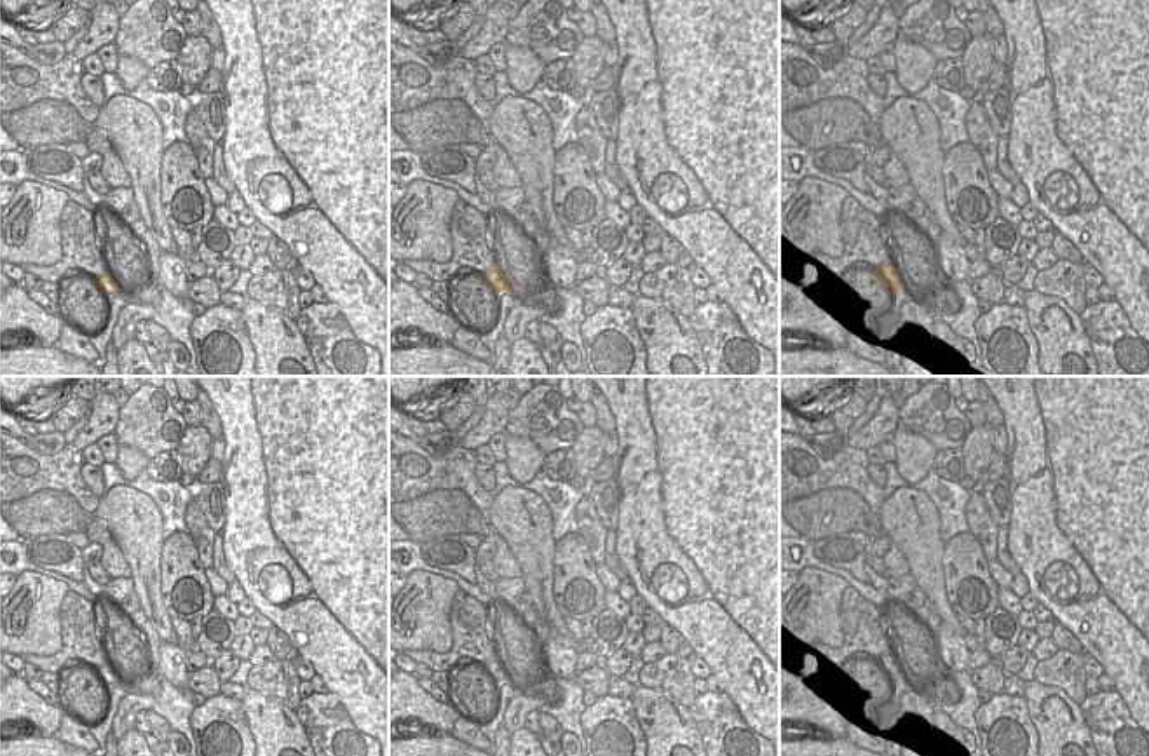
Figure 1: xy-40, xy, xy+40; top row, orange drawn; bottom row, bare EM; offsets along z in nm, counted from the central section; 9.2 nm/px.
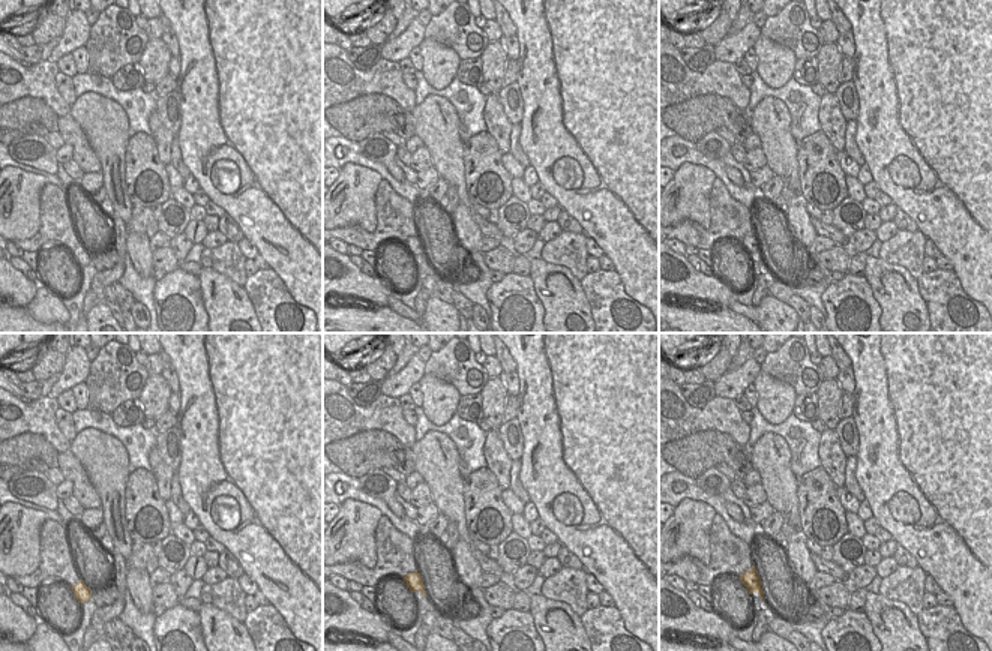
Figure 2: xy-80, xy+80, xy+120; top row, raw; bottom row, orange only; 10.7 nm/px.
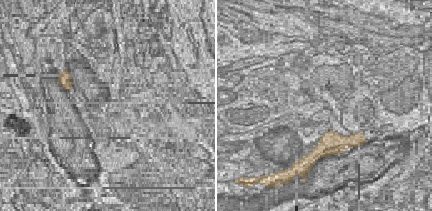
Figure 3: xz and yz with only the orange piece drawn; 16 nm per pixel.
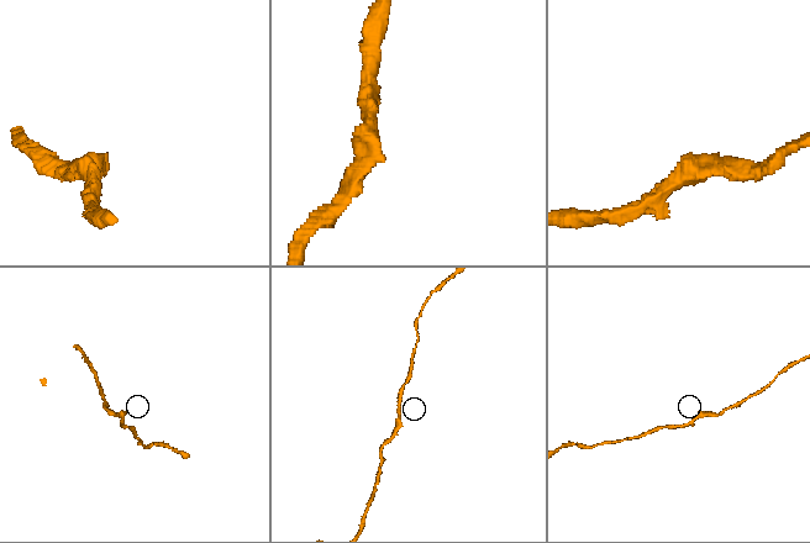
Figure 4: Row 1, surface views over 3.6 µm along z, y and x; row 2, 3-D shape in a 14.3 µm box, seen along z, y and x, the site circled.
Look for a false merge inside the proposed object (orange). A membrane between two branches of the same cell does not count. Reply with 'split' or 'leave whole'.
leave whole

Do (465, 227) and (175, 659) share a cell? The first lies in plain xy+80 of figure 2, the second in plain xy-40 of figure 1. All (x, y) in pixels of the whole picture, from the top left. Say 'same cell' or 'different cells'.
same cell

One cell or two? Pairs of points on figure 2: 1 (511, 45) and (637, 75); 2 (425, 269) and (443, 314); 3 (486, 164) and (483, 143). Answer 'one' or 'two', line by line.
1: two
2: two
3: one

